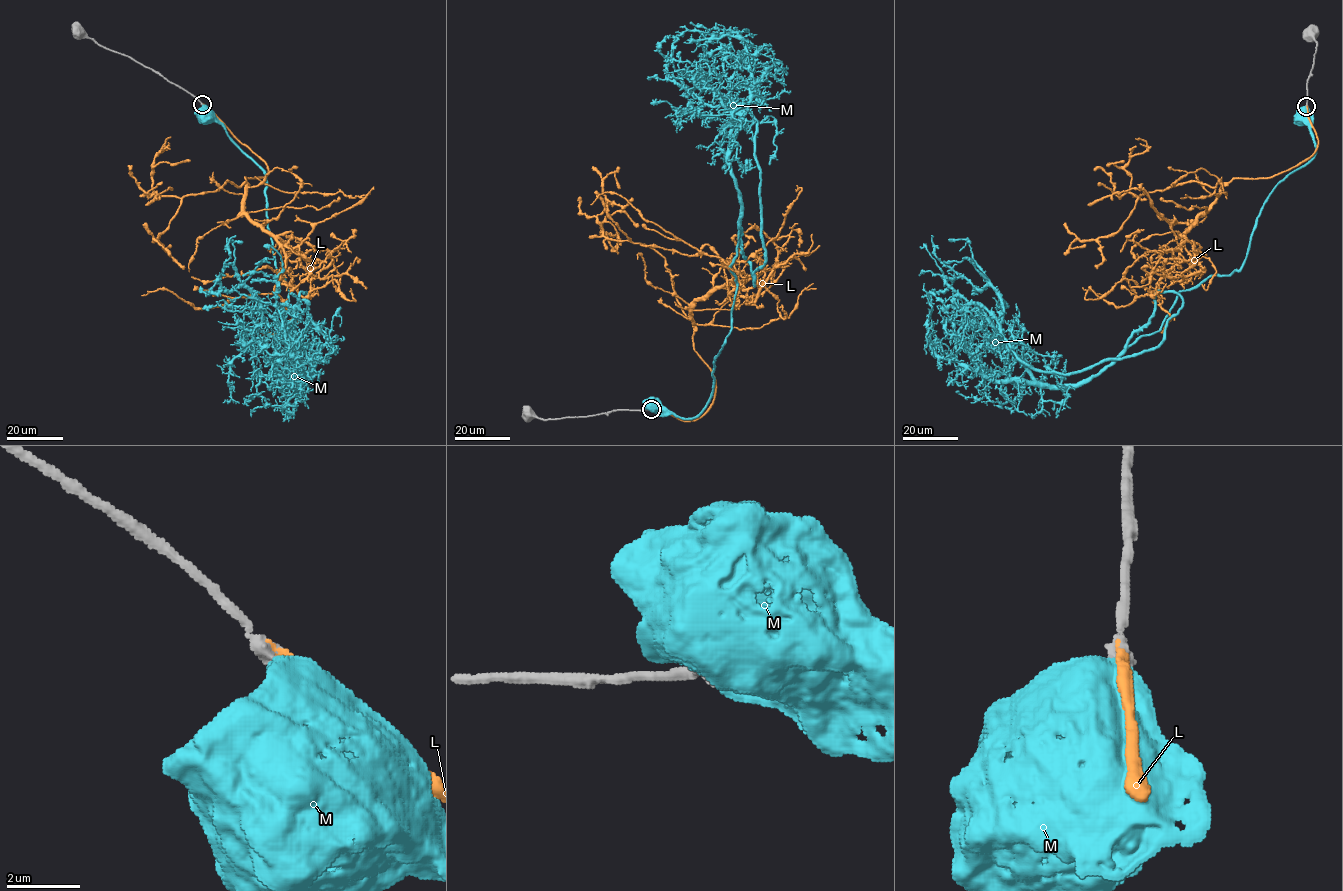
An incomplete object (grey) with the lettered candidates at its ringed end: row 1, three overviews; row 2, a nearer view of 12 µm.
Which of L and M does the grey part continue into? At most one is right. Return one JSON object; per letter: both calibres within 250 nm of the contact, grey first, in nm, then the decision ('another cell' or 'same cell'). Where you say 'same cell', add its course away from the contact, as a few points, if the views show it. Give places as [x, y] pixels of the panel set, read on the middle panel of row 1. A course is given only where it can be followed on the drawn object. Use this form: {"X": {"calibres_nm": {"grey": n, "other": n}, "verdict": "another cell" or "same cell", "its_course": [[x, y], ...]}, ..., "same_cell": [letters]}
{"L": {"calibres_nm": {"grey": 400, "other": 240}, "verdict": "same cell", "its_course": [[650, 409], [686, 421], [708, 408], [715, 381], [694, 349], [693, 304], [732, 273], [614, 193], [591, 205]]}, "M": {"calibres_nm": {"grey": 400, "other": 700}, "verdict": "another cell"}, "same_cell": ["L"]}

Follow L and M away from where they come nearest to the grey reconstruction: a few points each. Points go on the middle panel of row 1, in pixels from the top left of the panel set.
L: (650, 409), (686, 421), (708, 408), (715, 381), (694, 349), (693, 304), (732, 273), (614, 193), (591, 205)
M: (650, 410), (684, 418), (702, 410), (737, 285), (732, 100), (705, 105), (667, 72), (684, 35)

